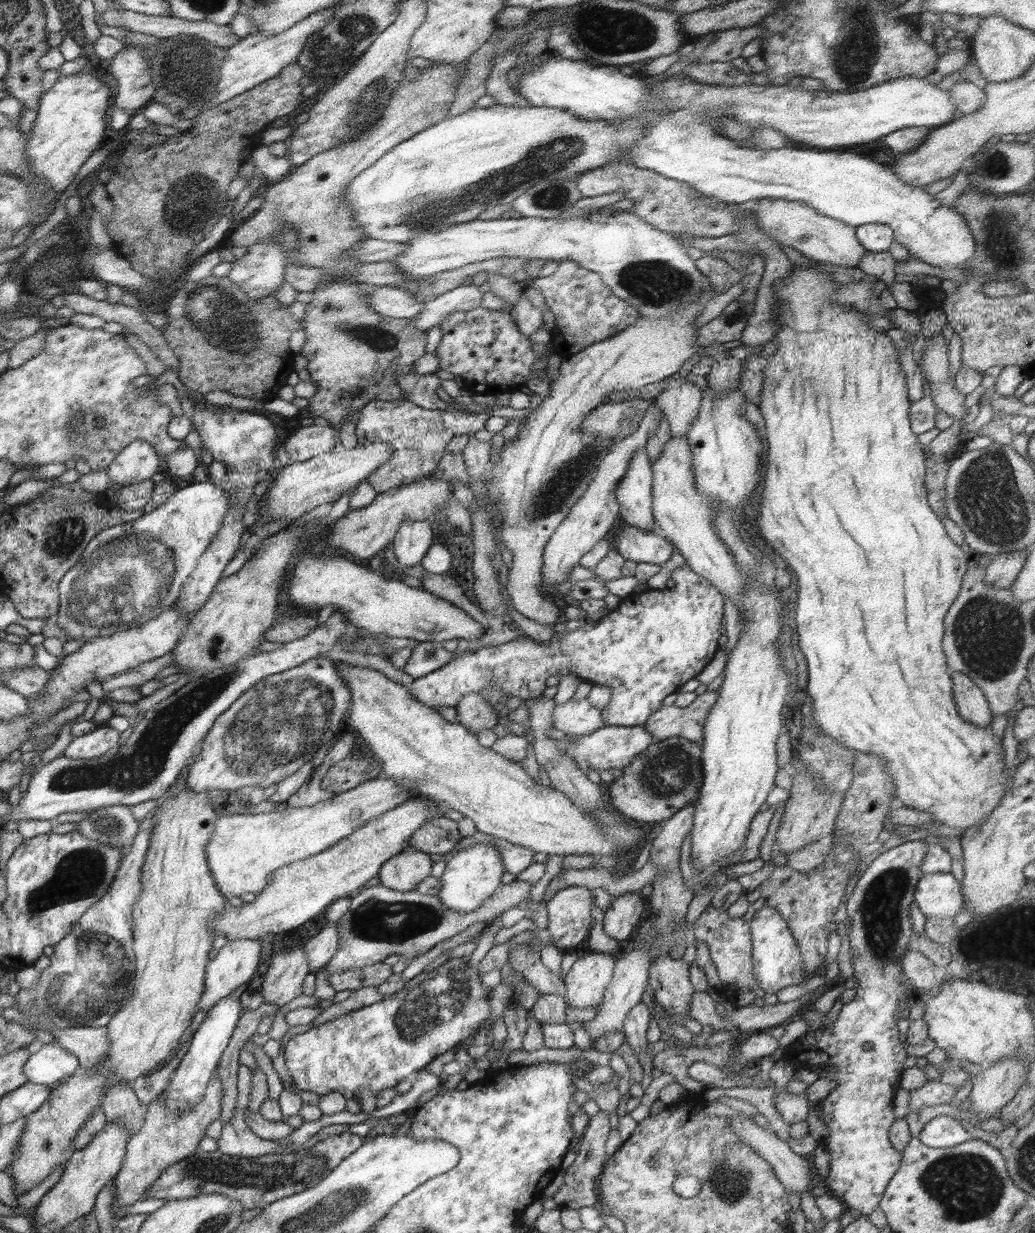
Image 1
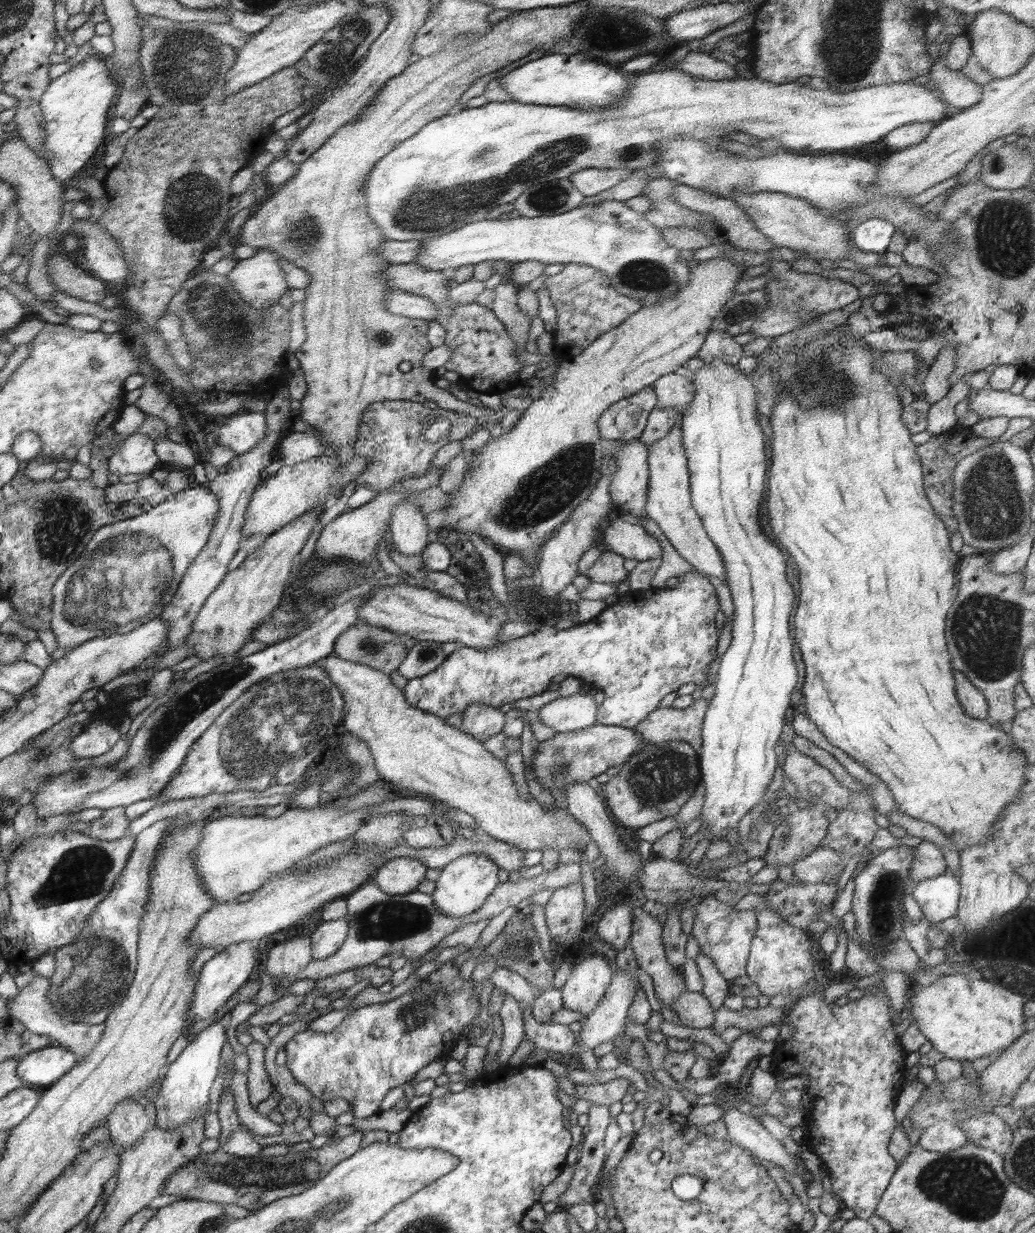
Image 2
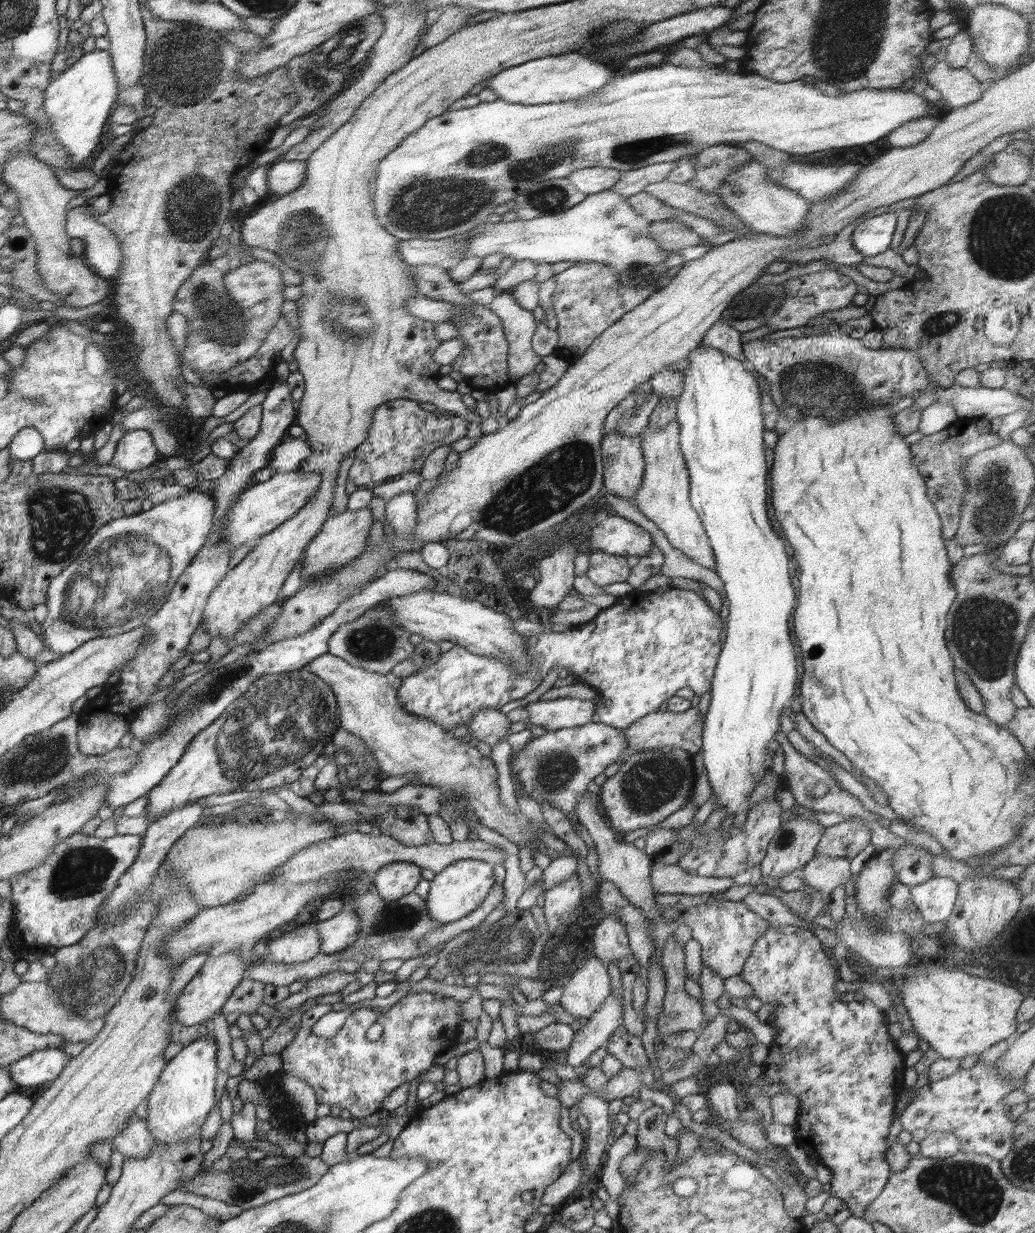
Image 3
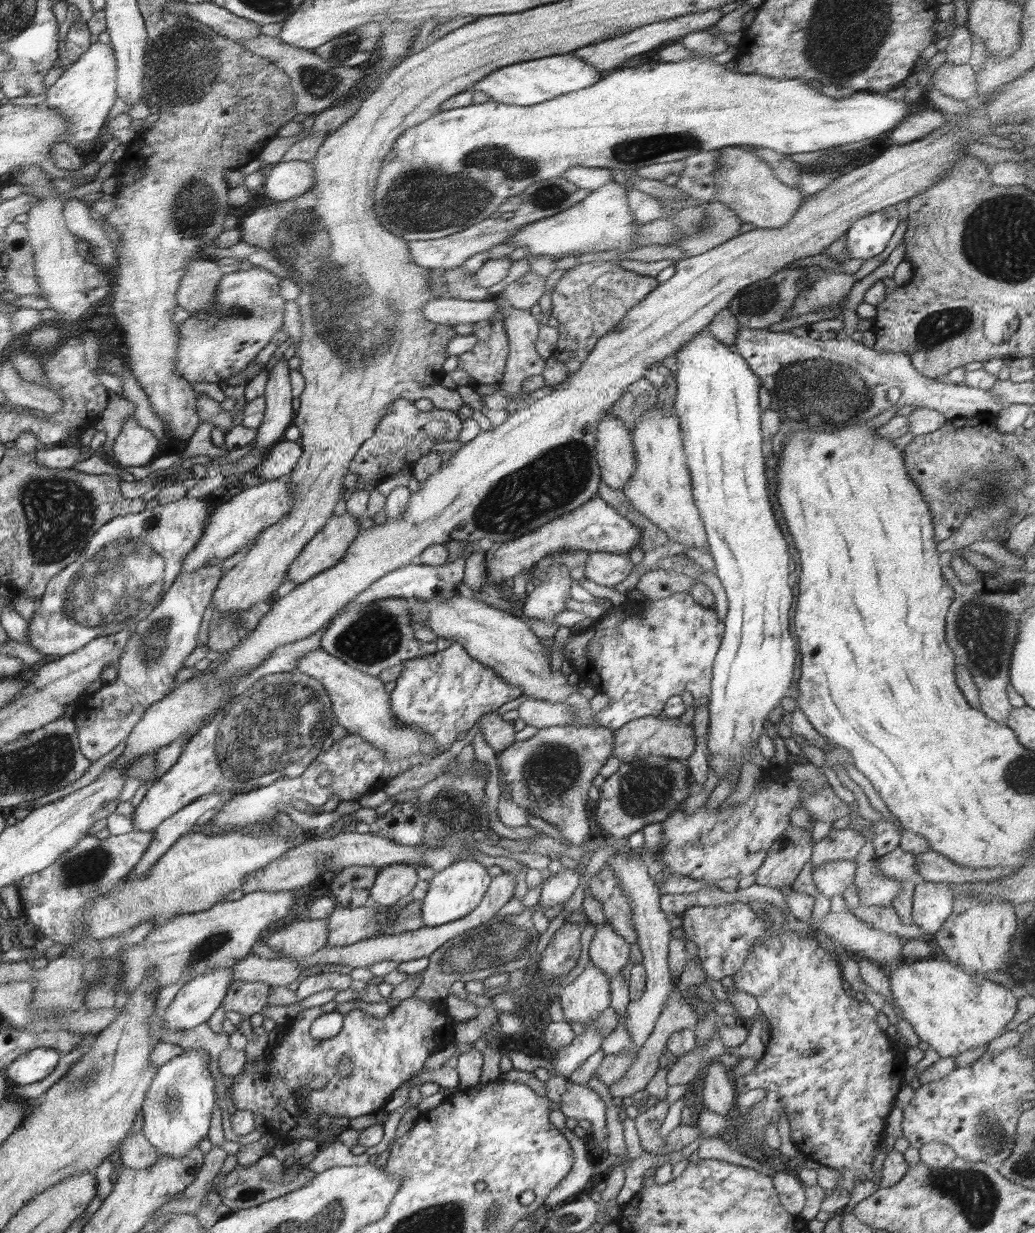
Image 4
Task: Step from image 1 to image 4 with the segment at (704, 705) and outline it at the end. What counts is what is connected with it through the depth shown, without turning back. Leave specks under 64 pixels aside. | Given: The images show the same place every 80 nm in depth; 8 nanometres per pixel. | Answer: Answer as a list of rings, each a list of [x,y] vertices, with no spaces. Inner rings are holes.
[[[646,716],[627,722],[613,732],[613,749],[611,756],[620,762],[630,762],[635,758],[647,756],[663,756],[664,758],[688,758],[694,752],[696,737],[691,722],[681,722],[677,718],[667,716]]]

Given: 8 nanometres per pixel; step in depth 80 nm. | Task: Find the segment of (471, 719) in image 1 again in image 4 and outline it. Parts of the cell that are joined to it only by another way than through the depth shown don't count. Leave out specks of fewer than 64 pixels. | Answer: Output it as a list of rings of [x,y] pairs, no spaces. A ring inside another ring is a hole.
[[[497,712],[484,714],[479,724],[484,740],[496,751],[501,752],[515,742],[514,723],[504,720]]]

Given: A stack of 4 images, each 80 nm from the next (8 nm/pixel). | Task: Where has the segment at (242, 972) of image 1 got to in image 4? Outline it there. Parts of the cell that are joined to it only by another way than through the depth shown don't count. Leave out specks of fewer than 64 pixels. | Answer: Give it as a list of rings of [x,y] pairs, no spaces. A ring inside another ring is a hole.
[[[232,966],[210,969],[186,982],[177,992],[172,1003],[159,1014],[162,1027],[168,1030],[188,1030],[205,1024],[223,1002],[232,984]]]

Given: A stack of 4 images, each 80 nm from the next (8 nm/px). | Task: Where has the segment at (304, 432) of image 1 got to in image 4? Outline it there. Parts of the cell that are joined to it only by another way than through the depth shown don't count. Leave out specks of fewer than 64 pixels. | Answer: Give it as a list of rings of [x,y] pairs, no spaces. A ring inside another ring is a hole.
[[[283,438],[268,450],[267,456],[251,470],[251,474],[255,473],[264,483],[287,477],[303,455],[302,451],[298,441]]]

